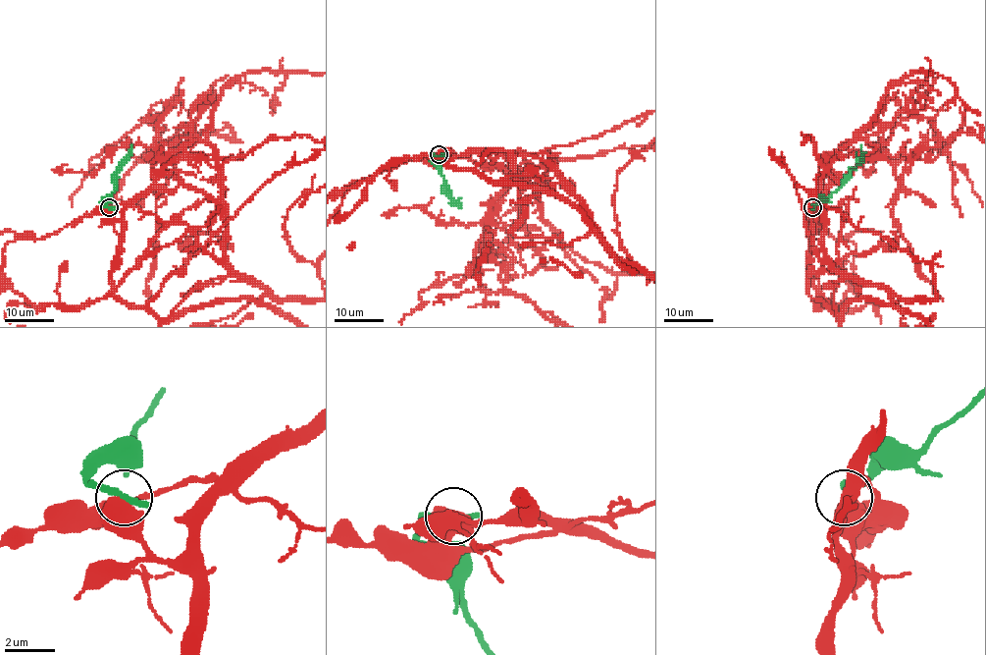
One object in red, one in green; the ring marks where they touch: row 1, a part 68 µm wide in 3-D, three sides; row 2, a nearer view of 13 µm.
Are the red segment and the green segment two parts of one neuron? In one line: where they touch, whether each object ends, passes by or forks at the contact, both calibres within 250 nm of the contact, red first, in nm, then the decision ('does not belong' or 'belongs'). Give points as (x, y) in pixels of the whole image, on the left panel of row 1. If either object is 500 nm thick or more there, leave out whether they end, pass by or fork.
place (109, 207); calibres 750 and 320 nm; belongs

